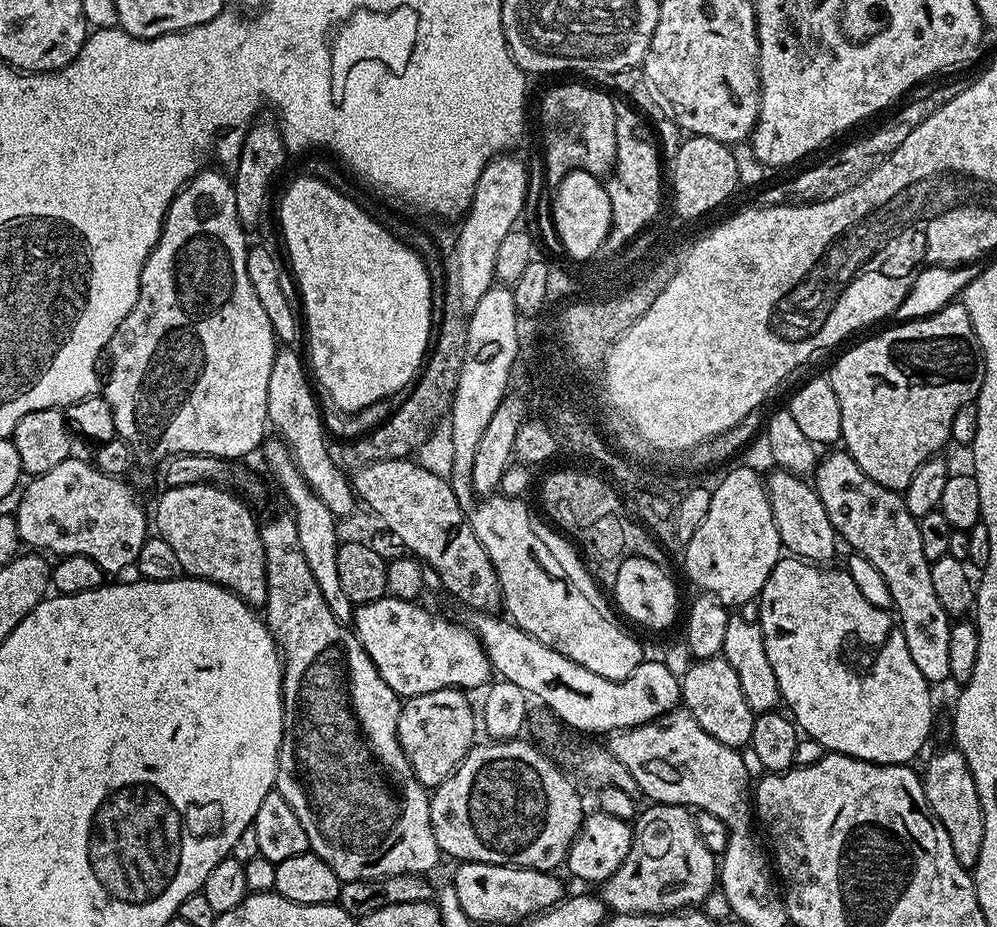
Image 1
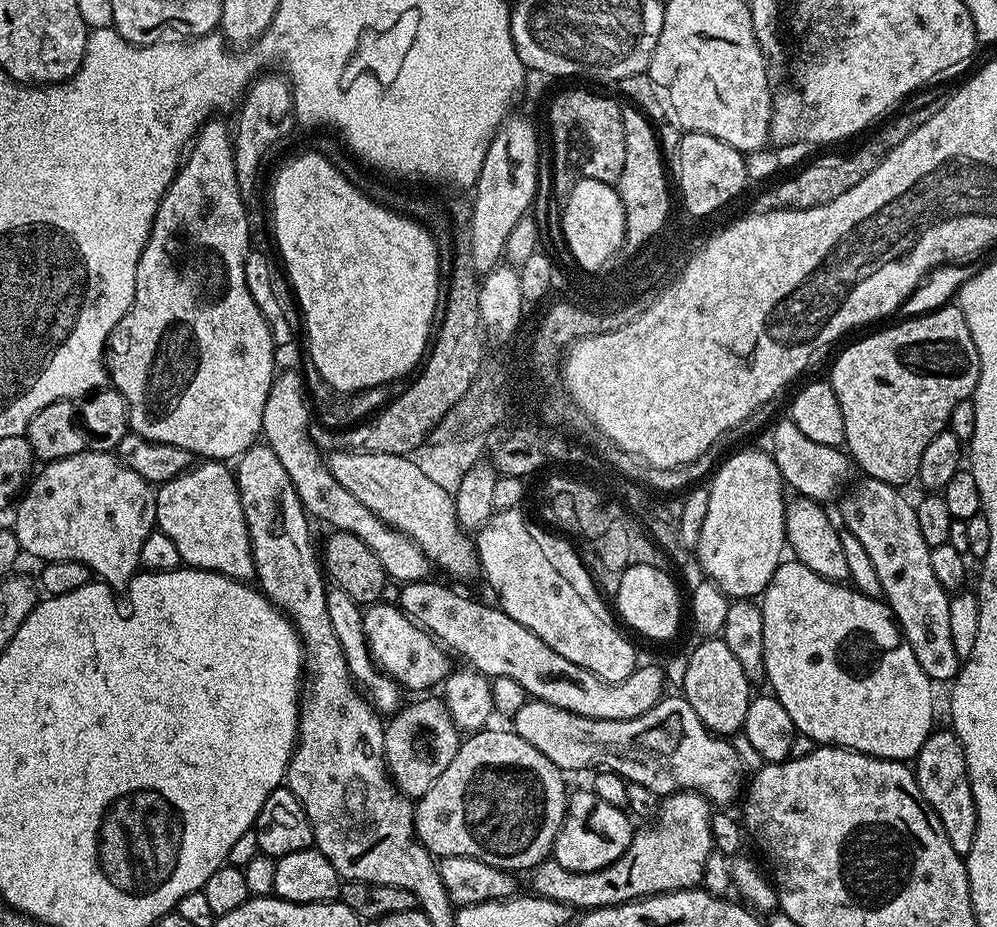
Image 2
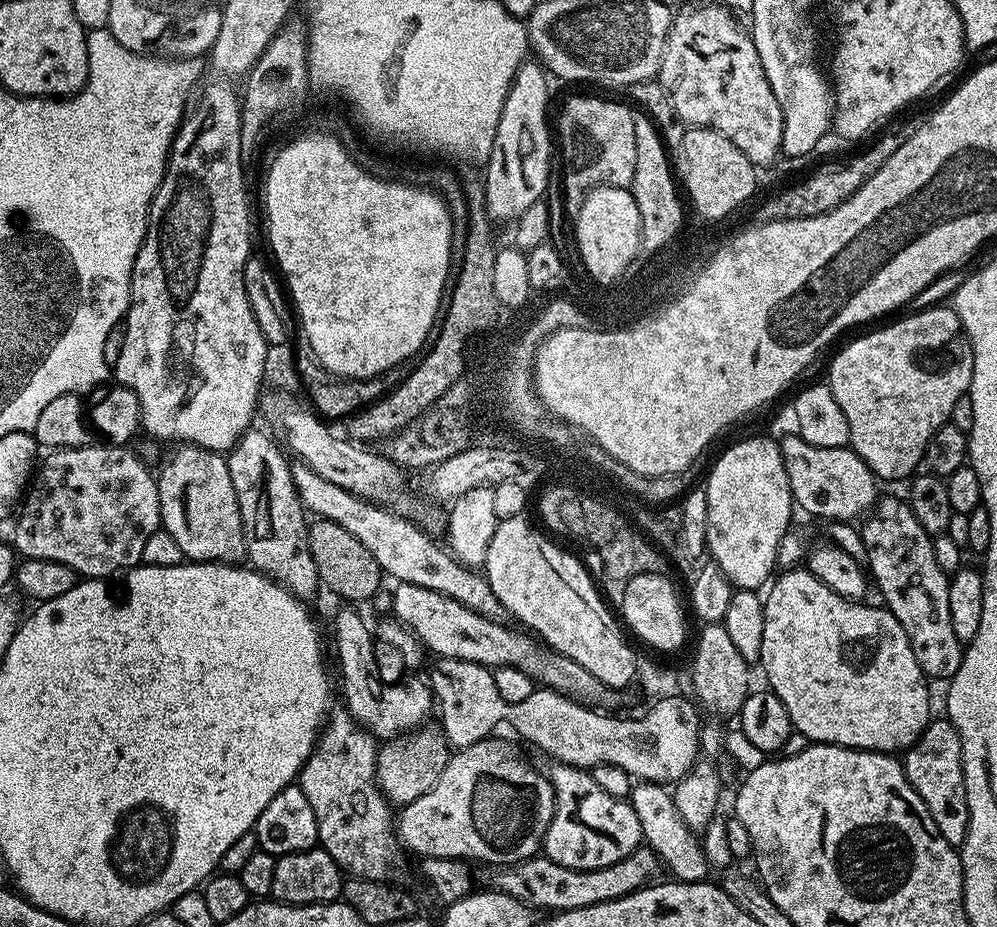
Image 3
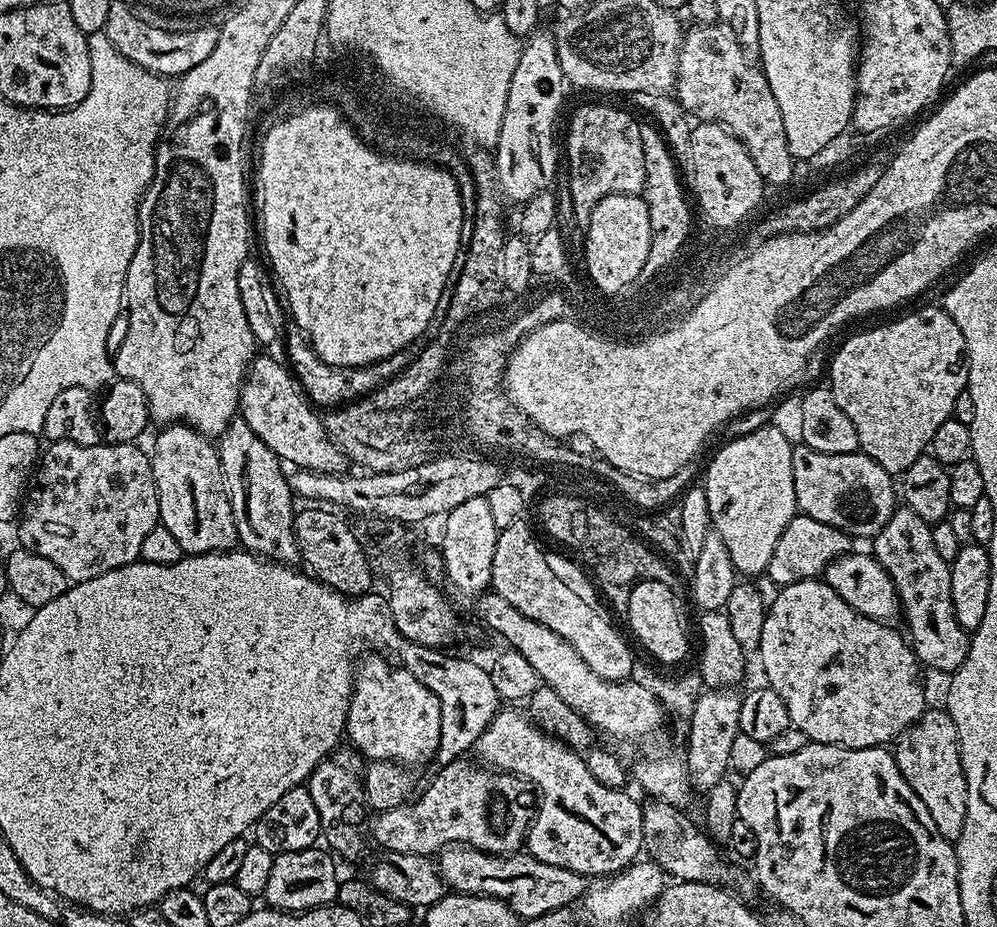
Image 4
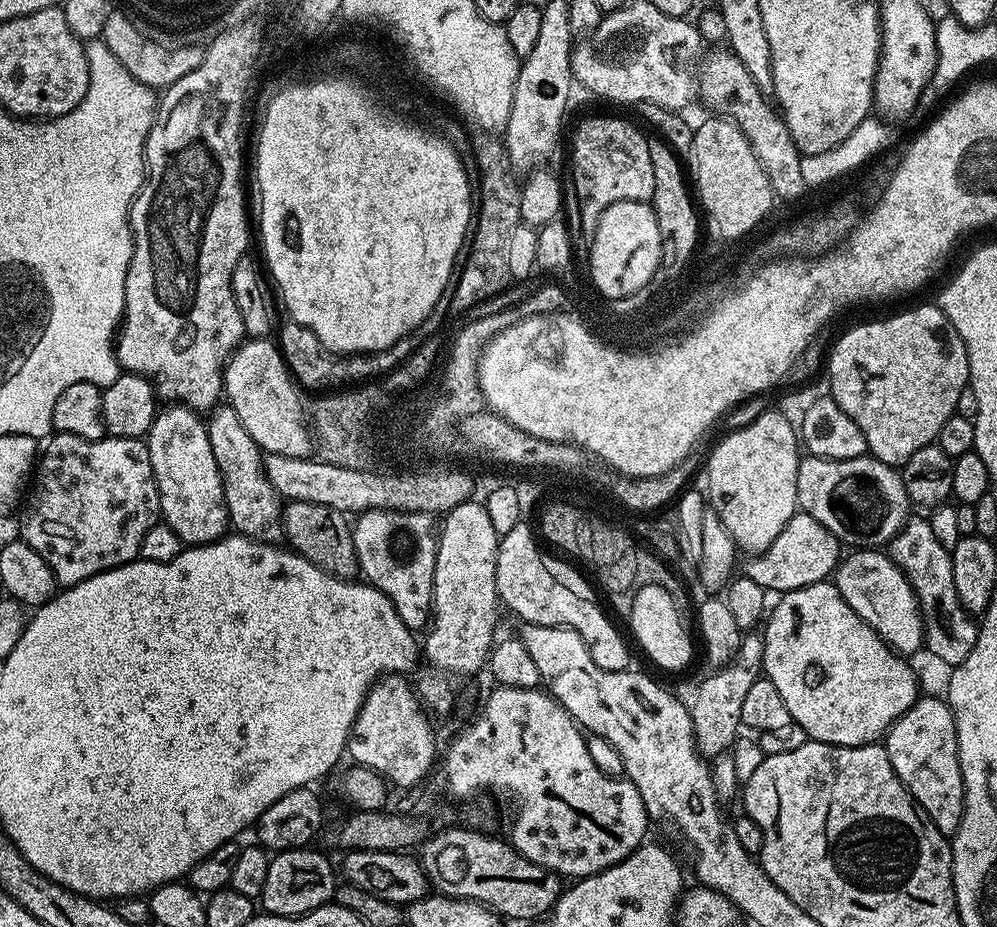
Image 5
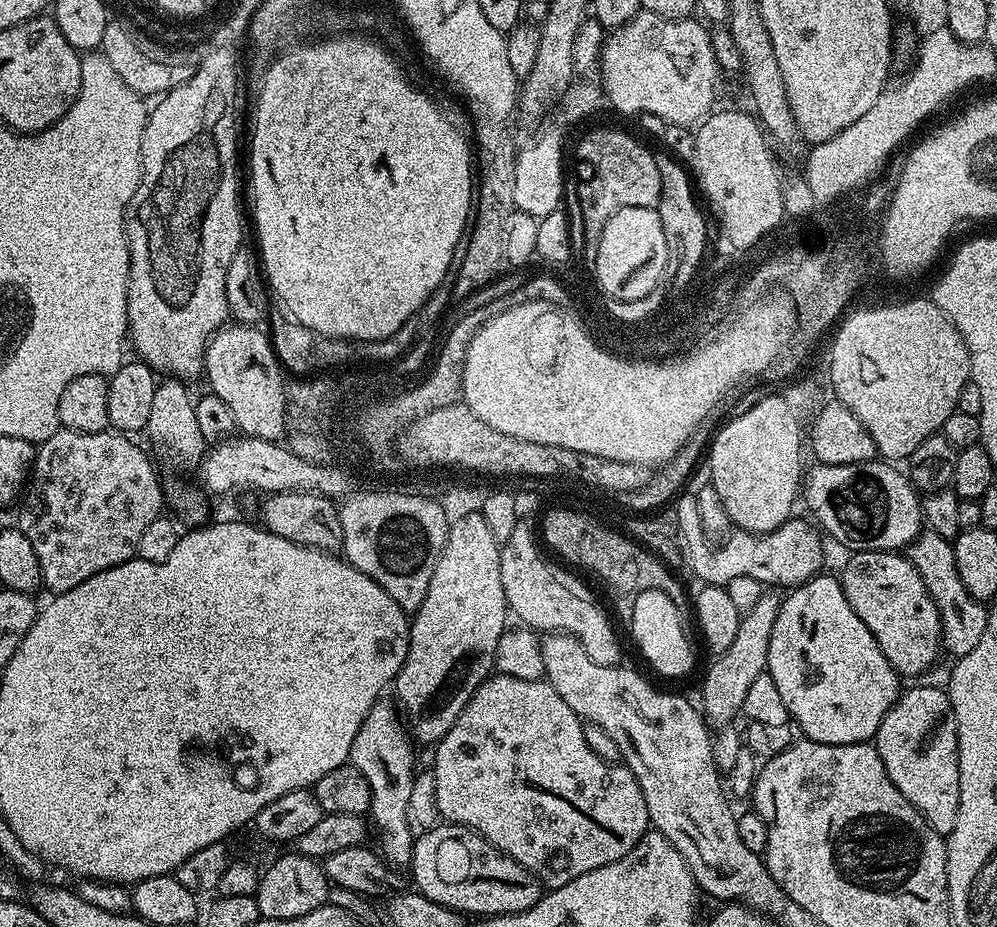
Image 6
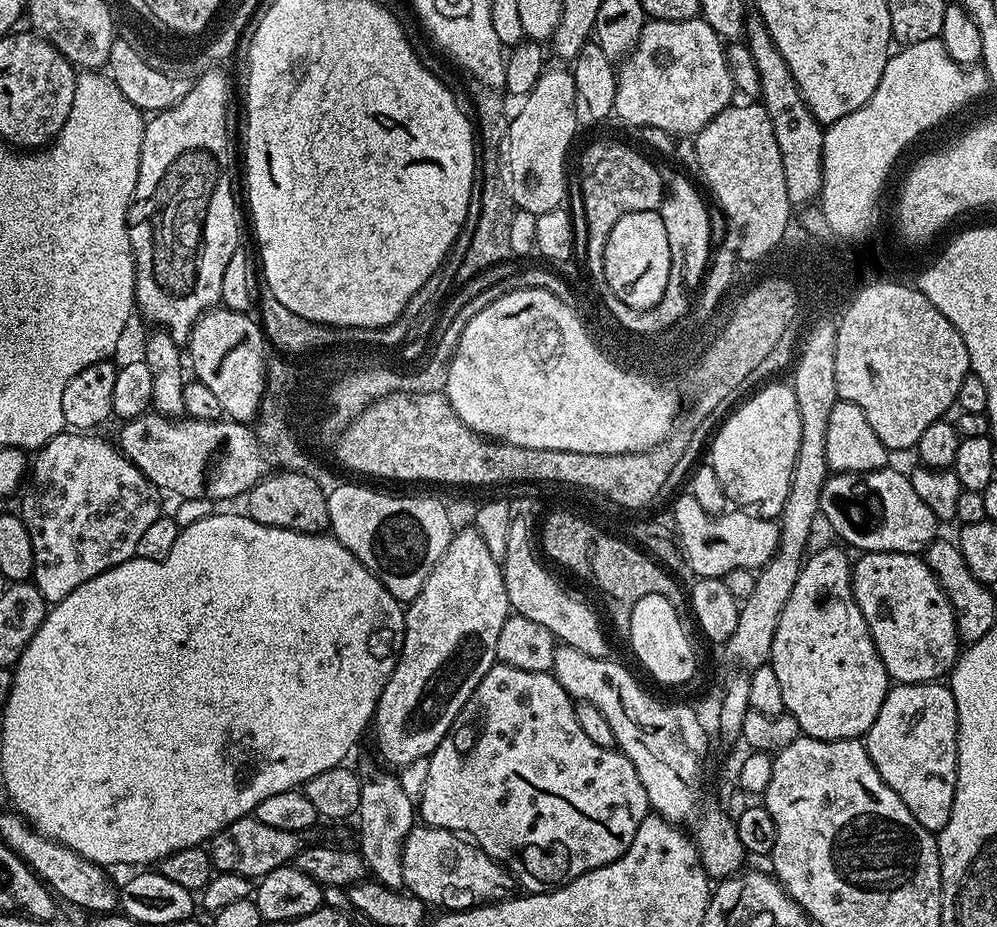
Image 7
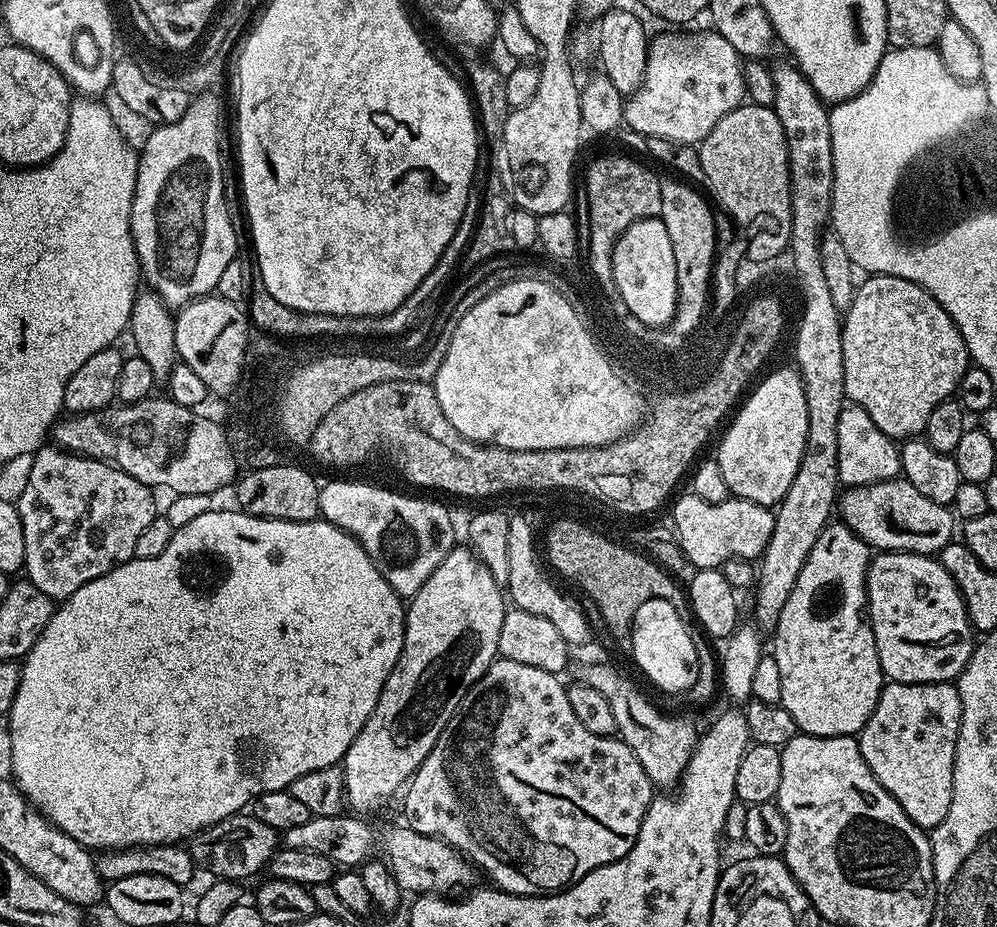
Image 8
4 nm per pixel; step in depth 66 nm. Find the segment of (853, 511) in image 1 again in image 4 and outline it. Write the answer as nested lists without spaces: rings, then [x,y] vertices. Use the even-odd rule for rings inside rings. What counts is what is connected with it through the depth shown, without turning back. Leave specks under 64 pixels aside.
[[[900,506],[880,533],[871,537],[870,544],[871,555],[894,582],[903,619],[908,619],[906,636],[917,661],[925,669],[933,668],[945,674],[956,672],[958,666],[966,662],[970,633],[958,626],[958,618],[954,618],[954,602],[950,602],[949,561],[944,560],[934,546],[932,525],[918,518],[914,510]]]

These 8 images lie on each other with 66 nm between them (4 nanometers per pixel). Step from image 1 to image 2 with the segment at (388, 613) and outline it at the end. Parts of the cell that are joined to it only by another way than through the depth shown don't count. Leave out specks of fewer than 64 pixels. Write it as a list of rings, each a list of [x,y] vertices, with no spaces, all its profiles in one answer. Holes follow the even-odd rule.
[[[378,602],[365,609],[363,618],[364,633],[367,635],[368,647],[377,665],[403,689],[424,690],[436,687],[447,679],[452,665],[449,655],[419,624],[413,623],[401,609],[392,603]]]

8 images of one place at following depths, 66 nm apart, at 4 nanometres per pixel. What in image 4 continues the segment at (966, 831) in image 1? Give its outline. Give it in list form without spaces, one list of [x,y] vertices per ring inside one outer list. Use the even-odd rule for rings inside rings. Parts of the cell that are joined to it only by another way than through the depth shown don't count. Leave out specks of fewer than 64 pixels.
[[[929,707],[895,741],[894,755],[898,770],[902,770],[902,778],[910,782],[910,790],[914,790],[914,794],[922,798],[926,810],[930,810],[930,818],[934,818],[938,834],[953,842],[957,840],[966,822],[968,787],[962,770],[960,739],[954,718],[950,718],[943,707]]]

